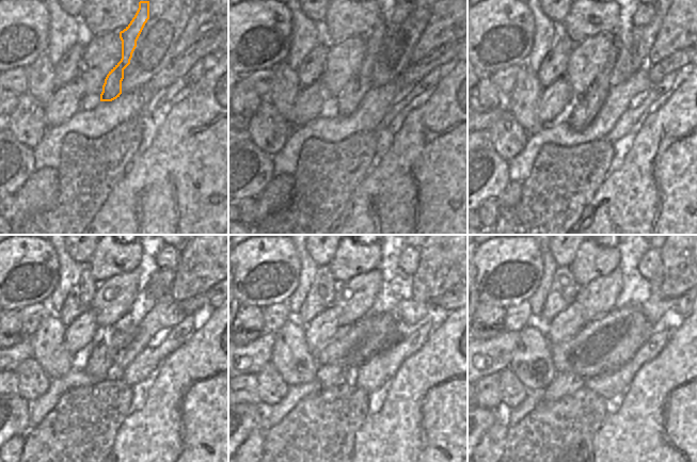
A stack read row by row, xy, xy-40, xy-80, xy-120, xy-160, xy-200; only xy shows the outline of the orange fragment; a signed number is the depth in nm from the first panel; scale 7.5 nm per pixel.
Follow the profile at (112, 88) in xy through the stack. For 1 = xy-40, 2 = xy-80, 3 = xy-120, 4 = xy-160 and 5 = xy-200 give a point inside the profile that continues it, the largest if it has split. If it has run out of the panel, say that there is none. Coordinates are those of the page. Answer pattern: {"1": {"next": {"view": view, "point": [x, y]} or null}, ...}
{"1": {"next": {"view": "xy-40", "point": [348, 99]}}, "2": {"next": {"view": "xy-80", "point": [587, 106]}}, "3": {"next": {"view": "xy-120", "point": [110, 341]}}, "4": {"next": {"view": "xy-160", "point": [329, 375]}}, "5": {"next": {"view": "xy-200", "point": [564, 384]}}}

